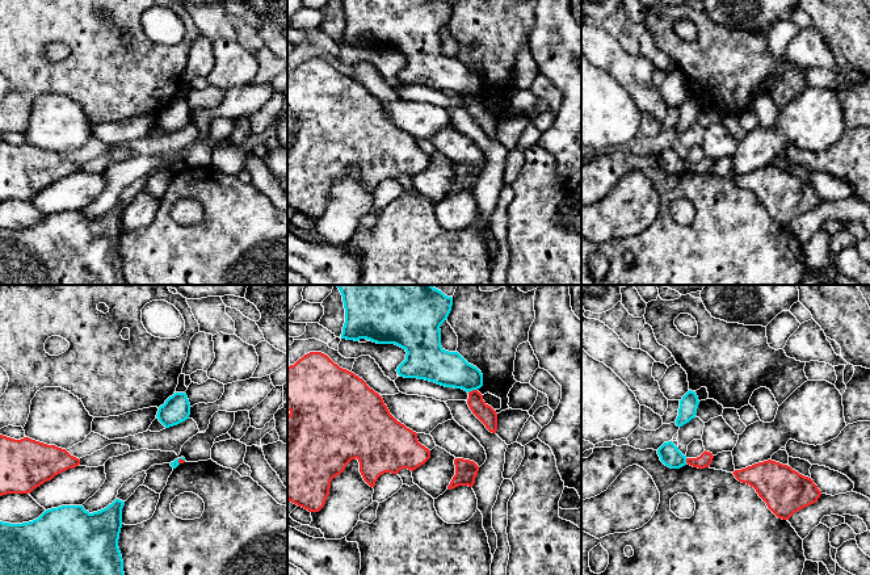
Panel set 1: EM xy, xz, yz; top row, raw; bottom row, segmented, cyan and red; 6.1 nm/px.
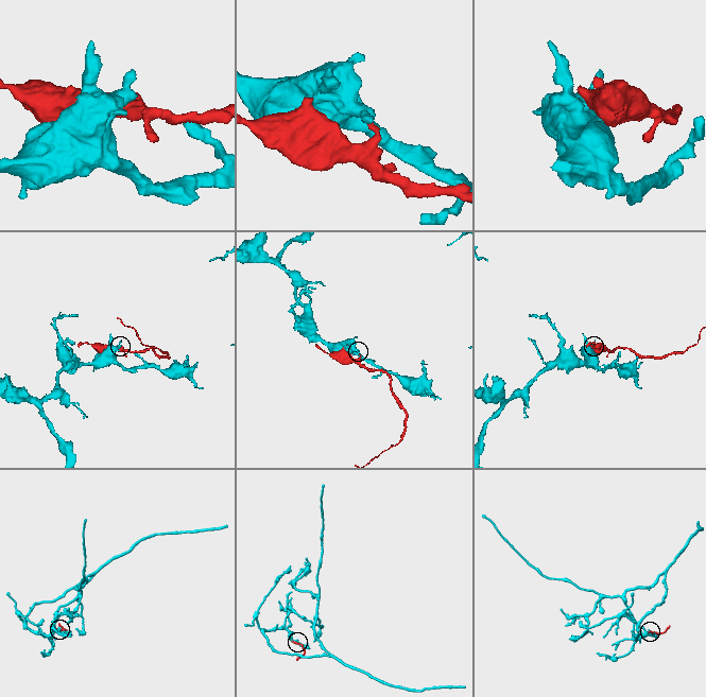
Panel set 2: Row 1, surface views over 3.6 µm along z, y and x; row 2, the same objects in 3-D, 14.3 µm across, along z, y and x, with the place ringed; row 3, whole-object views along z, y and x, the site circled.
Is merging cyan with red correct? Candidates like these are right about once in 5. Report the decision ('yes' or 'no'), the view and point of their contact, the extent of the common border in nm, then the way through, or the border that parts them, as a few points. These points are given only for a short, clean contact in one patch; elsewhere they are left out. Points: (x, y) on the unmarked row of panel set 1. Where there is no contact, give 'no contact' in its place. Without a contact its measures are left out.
no; contact xz (473, 95); length 60 nm; border xz (476, 95), (469, 99)

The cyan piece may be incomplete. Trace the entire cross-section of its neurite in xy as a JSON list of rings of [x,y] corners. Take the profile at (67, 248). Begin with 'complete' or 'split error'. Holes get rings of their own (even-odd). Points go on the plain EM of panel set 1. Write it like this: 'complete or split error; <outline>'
complete; [[[115,205],[93,219],[83,211],[62,211],[45,217],[29,228],[0,227],[0,285],[126,285],[118,253],[123,211],[125,207]]]

